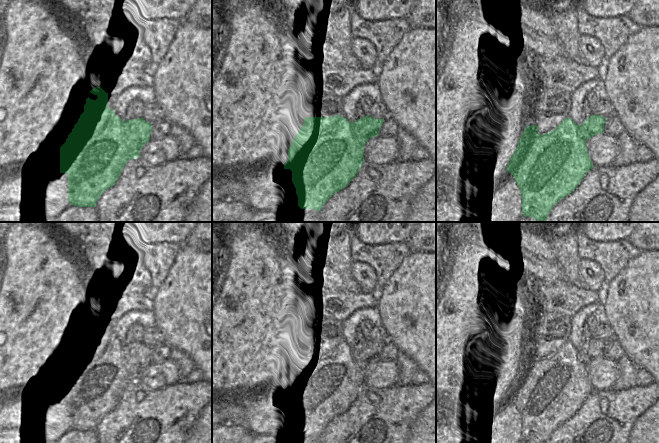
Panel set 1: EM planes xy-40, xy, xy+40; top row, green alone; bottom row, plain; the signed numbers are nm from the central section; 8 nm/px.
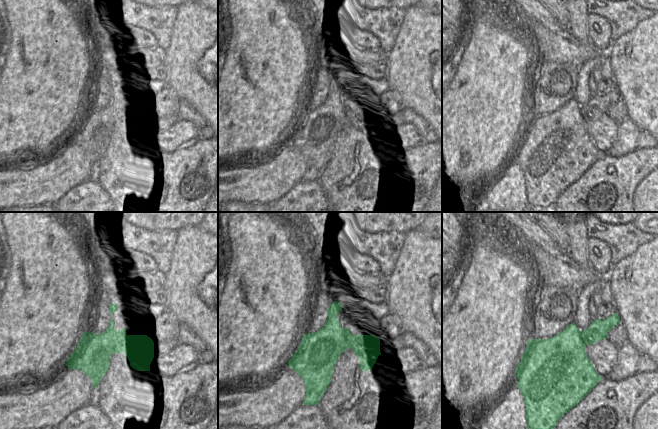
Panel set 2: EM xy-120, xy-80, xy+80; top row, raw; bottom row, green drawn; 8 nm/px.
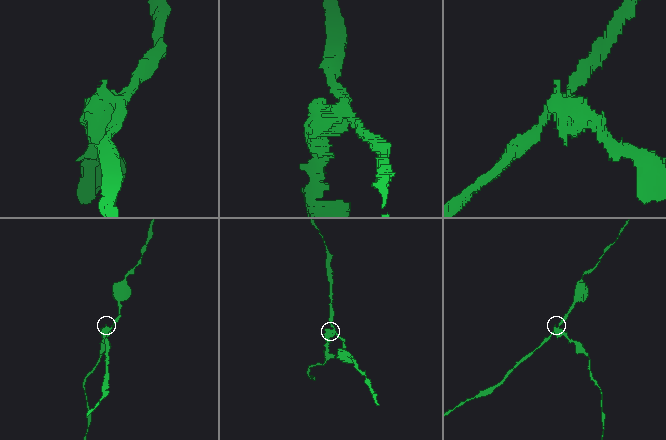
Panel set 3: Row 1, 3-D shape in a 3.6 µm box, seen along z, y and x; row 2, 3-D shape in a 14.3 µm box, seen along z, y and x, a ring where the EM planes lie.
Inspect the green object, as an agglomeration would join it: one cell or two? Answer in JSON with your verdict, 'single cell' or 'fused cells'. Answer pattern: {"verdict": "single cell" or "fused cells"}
{"verdict": "fused cells"}

